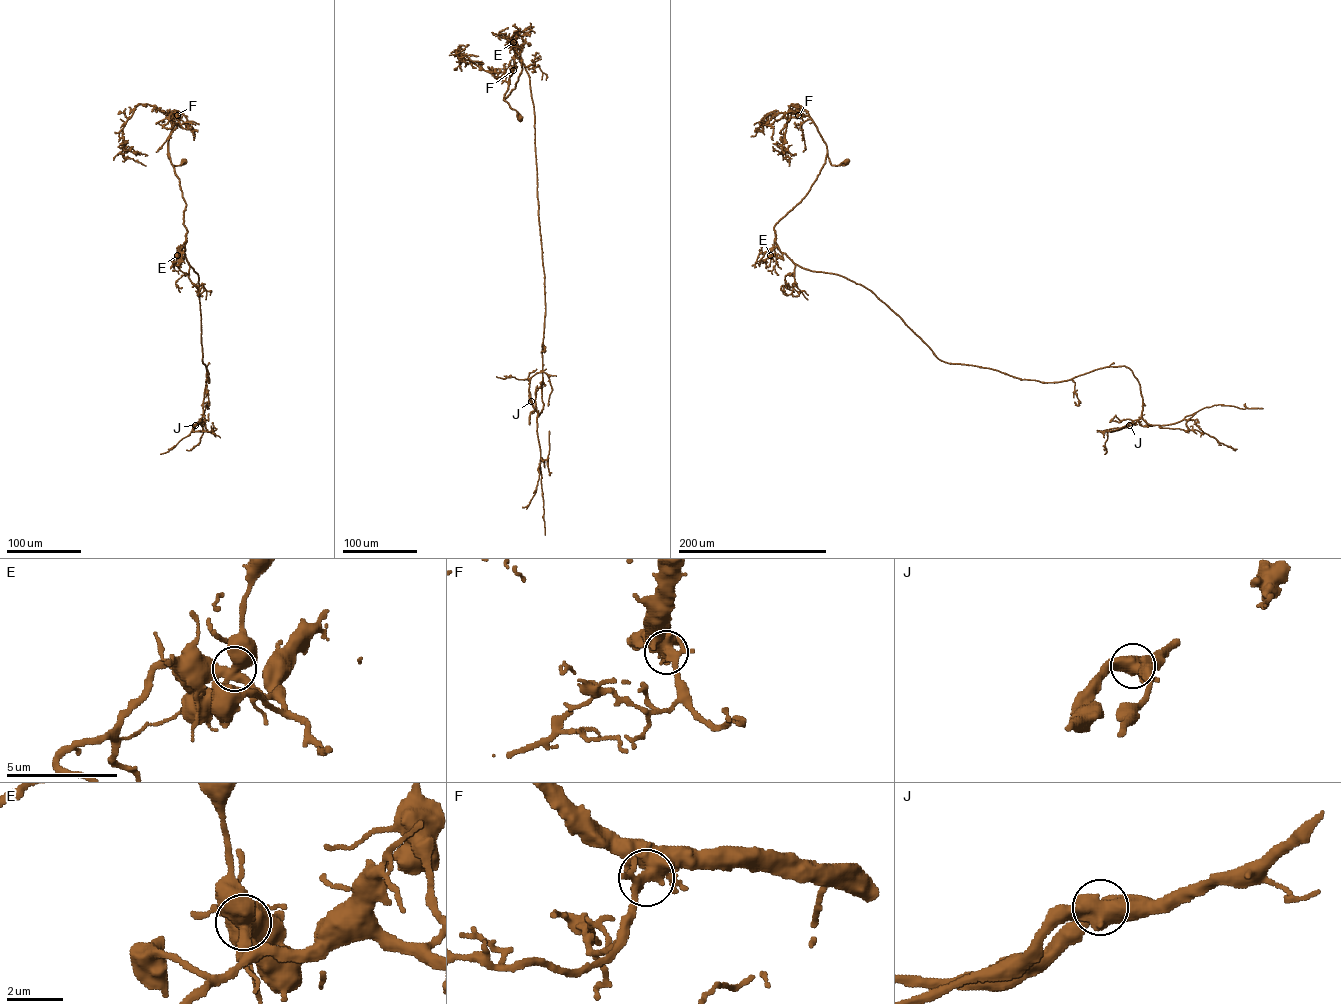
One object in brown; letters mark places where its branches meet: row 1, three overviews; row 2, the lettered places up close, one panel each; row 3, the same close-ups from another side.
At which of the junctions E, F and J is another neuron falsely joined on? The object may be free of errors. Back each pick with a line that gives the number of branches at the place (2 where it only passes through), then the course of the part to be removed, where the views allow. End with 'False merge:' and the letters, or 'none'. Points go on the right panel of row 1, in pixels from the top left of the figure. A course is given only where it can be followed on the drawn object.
E: Branches: 4. Course of the part to remove: (770, 255), (768, 250), (759, 261), (767, 262)
False merge: E

